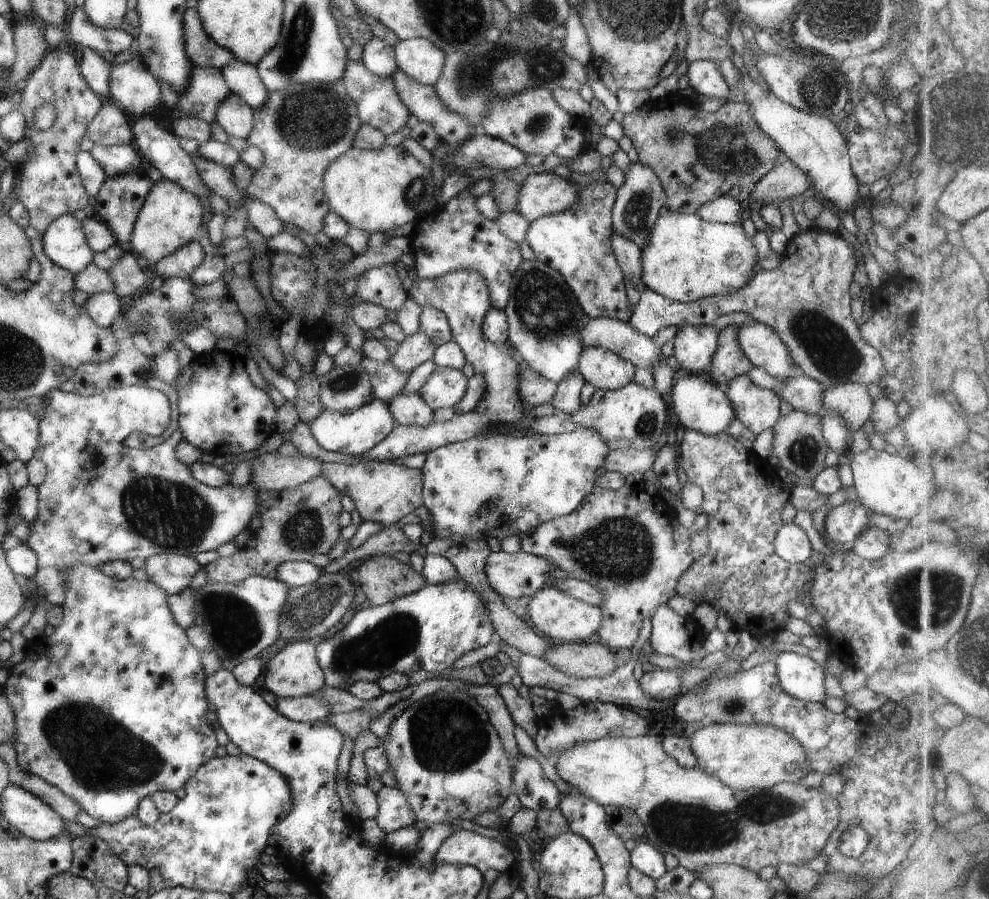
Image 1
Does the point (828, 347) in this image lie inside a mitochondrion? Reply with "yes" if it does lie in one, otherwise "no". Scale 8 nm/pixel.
yes

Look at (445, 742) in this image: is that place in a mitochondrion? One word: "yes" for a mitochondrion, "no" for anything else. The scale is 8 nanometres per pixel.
yes

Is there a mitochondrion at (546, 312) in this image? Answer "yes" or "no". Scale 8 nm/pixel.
yes

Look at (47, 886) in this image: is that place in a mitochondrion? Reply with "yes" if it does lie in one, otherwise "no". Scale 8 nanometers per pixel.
no

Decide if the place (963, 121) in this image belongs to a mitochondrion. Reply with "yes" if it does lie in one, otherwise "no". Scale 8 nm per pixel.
yes

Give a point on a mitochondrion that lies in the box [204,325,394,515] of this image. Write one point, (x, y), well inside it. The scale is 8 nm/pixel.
(347, 380)

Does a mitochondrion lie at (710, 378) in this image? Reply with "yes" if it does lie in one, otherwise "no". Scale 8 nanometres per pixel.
no

